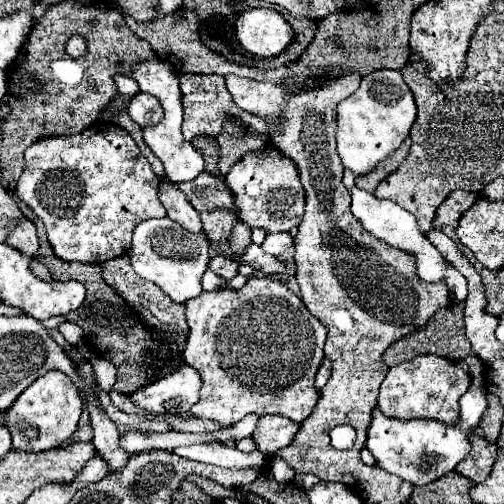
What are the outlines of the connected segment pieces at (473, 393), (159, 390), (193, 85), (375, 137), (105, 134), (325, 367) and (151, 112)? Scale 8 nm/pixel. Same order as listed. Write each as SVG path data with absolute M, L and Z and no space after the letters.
M473 380L465 396L461 398L461 422L457 426L445 426L437 420L393 420L383 416L379 410L373 414L371 428L367 432L367 450L375 456L375 462L403 478L405 482L411 482L413 486L425 486L433 480L439 480L447 472L455 470L455 466L465 460L469 454L469 440L467 436L473 432L473 428L479 426L481 416L487 410L485 400L485 382Z
M181 364L171 374L159 378L145 390L135 392L133 402L145 410L181 414L197 400L201 390L201 374L189 364Z
M181 74L179 88L183 92L183 108L185 108L183 136L189 142L195 136L219 136L223 132L223 122L227 118L233 118L235 122L247 126L253 134L269 134L269 128L275 124L273 118L261 118L257 114L237 108L237 104L229 96L229 90L225 86L225 78L219 74Z
M377 70L363 78L357 92L339 104L337 154L343 168L351 170L355 176L369 174L409 136L415 116L413 94L397 70Z
M95 122L91 124L89 128L85 128L83 132L79 134L73 134L73 136L53 136L53 138L47 138L47 140L39 140L35 142L33 146L29 146L25 150L25 170L19 178L19 184L17 184L17 196L43 220L45 224L45 230L47 230L47 238L49 238L49 244L55 252L55 256L59 256L61 260L67 260L67 262L89 262L89 264L103 264L105 260L111 260L111 258L117 258L117 256L123 256L129 252L131 248L131 236L133 236L133 230L139 222L143 220L149 220L149 218L161 218L161 216L167 216L161 200L159 200L159 178L153 174L151 170L151 164L145 160L145 156L139 152L135 140L129 136L127 130L111 124L111 122Z
M325 358L323 364L321 364L321 368L319 368L319 372L317 372L317 378L315 378L315 386L317 386L319 392L321 392L321 388L327 384L329 376L331 376L331 362Z
M139 92L137 96L133 96L127 112L139 126L157 124L163 118L163 108L161 108L159 100L151 94L145 94L145 92Z

